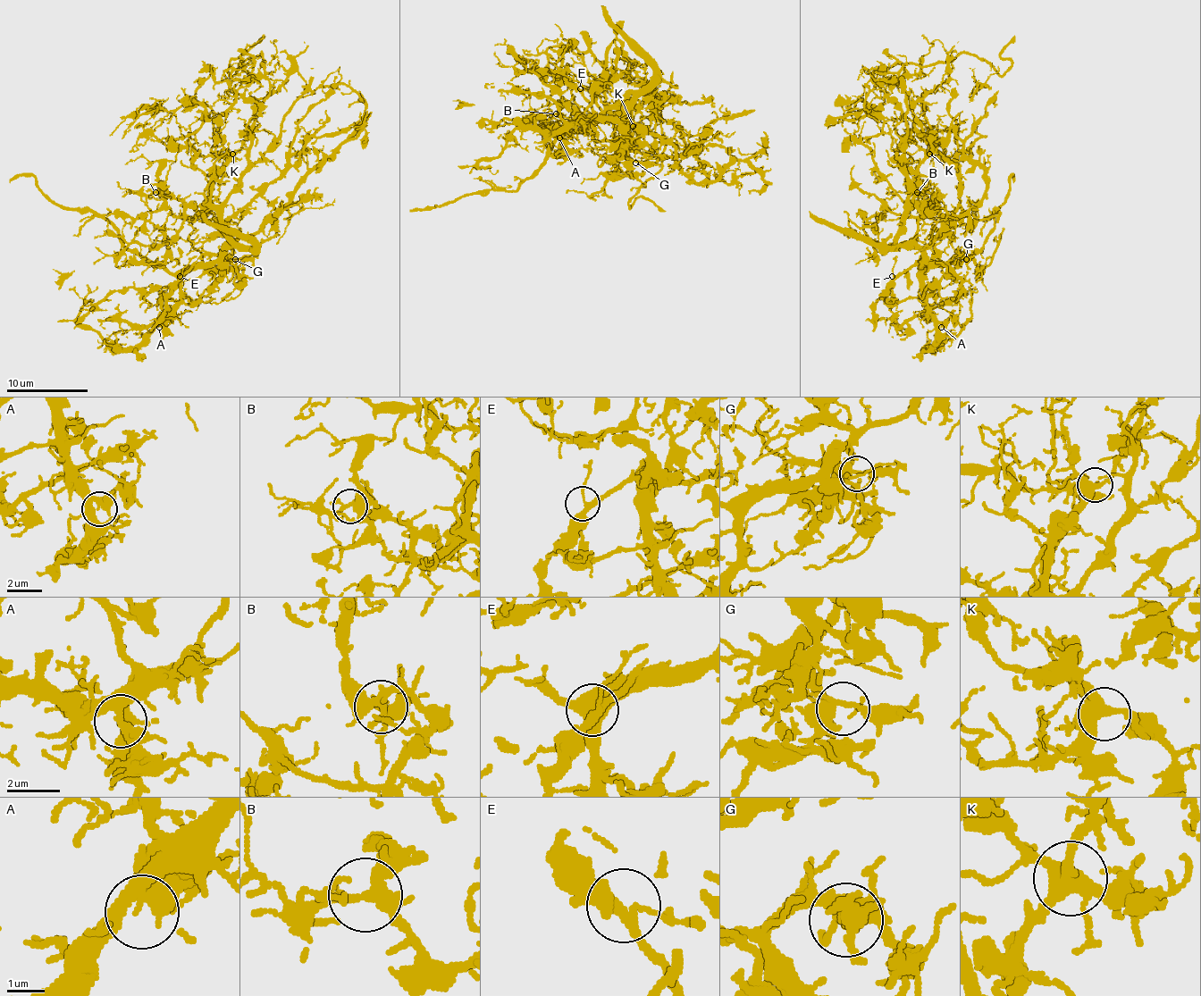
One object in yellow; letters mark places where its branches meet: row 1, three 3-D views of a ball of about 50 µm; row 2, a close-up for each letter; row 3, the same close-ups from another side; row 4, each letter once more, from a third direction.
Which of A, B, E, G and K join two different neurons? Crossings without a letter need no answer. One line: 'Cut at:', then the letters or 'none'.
Cut at: none

